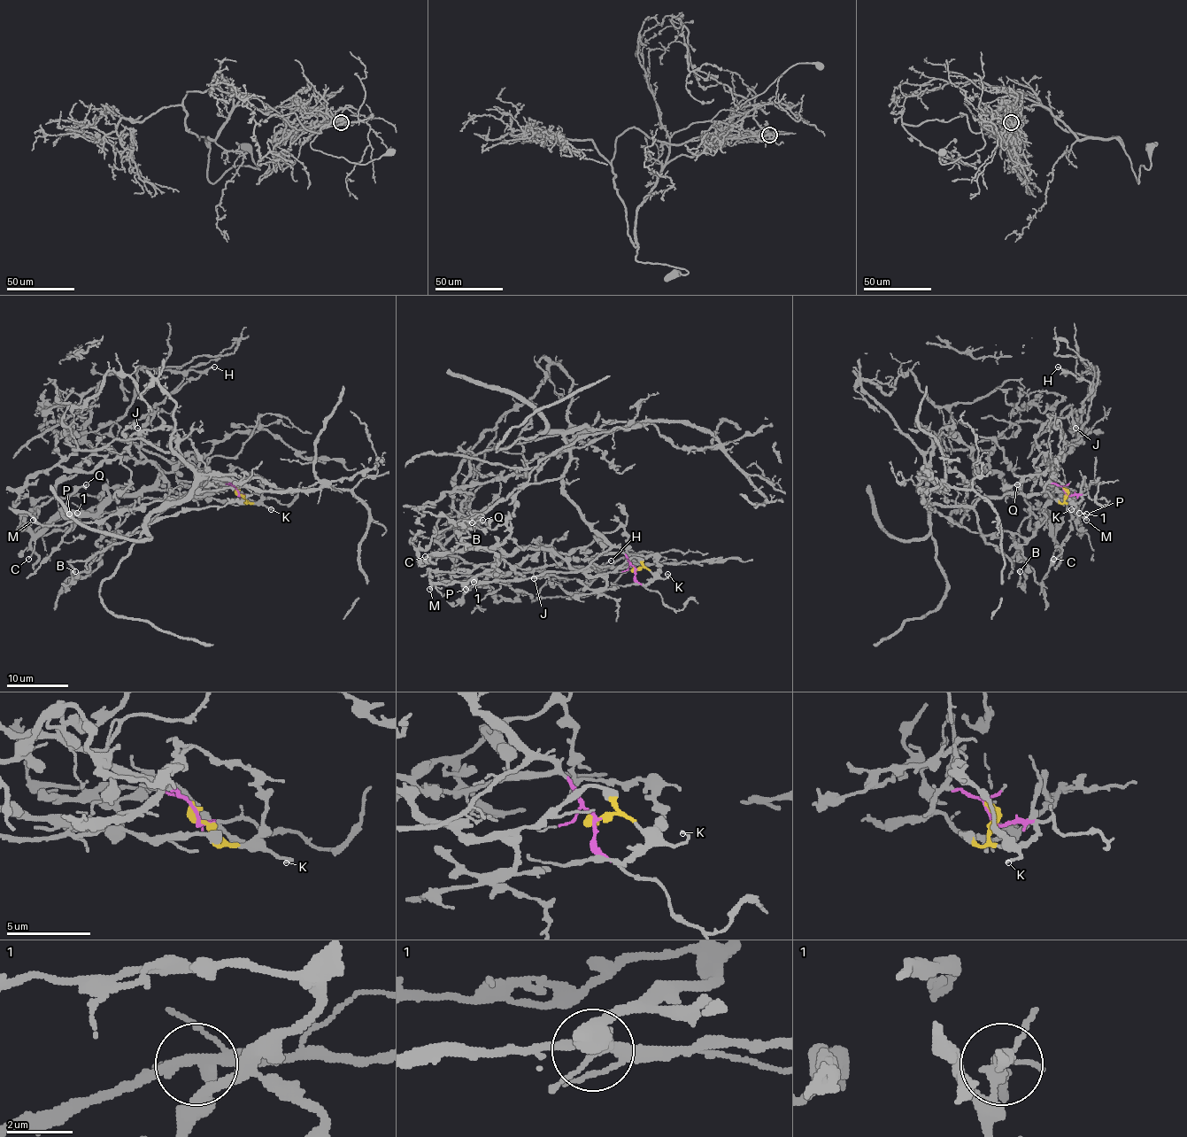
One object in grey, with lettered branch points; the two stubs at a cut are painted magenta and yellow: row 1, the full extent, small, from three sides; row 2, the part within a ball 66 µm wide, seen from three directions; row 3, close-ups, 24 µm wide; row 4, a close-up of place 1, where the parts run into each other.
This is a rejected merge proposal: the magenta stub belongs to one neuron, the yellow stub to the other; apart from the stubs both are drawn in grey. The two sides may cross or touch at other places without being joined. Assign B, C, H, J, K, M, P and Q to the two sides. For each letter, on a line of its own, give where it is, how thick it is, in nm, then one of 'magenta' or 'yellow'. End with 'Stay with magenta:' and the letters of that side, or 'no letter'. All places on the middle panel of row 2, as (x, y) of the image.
B: at (472, 522); 300 nm thick; yellow
C: at (425, 556); 130 nm thick; yellow
H: at (611, 560); 140 nm thick; yellow
J: at (534, 578); 180 nm thick; yellow
K: at (667, 574); 150 nm thick; yellow
M: at (429, 589); 280 nm thick; yellow
P: at (466, 589); 140 nm thick; yellow
Q: at (482, 520); 240 nm thick; yellow
Stay with magenta: no letter

